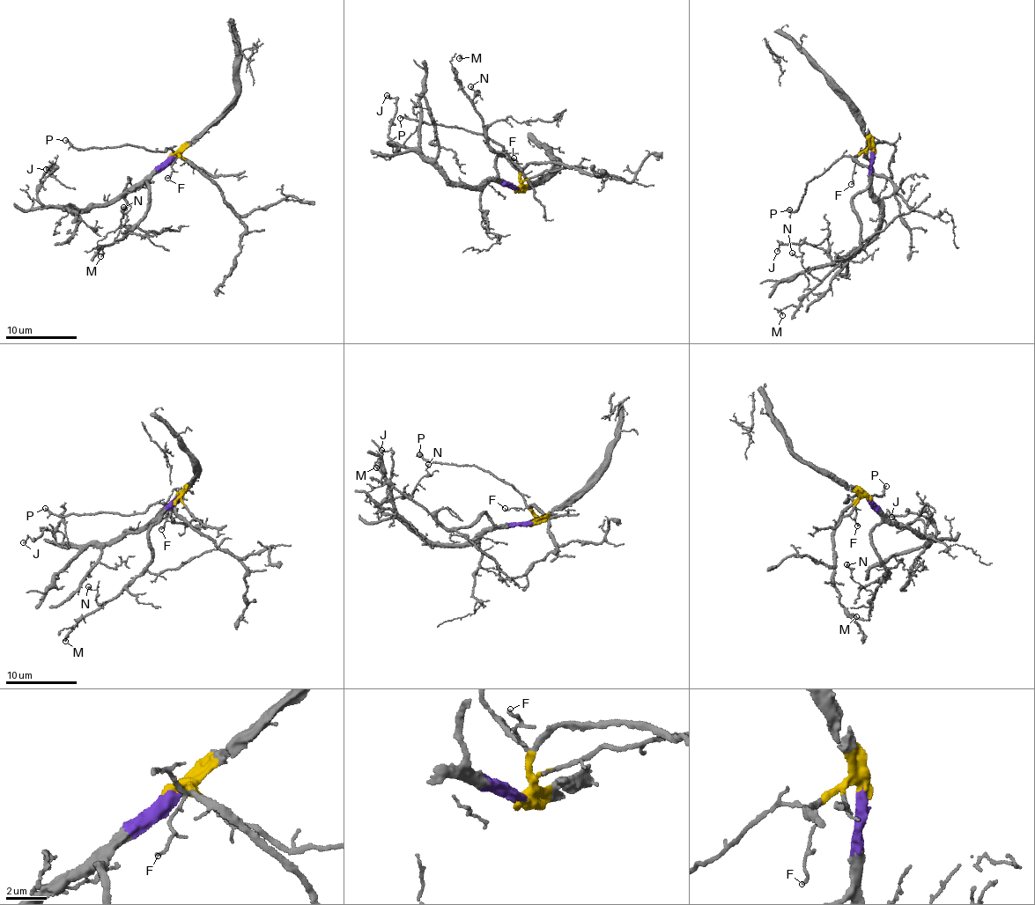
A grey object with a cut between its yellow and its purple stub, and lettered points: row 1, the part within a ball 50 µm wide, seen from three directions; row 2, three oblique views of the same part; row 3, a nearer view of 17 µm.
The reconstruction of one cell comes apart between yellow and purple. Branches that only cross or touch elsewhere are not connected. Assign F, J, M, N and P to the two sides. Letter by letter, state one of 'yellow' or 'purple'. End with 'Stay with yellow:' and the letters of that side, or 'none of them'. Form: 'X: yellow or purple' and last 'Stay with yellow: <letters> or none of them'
F: yellow
J: purple
M: purple
N: purple
P: yellow
Stay with yellow: F, P

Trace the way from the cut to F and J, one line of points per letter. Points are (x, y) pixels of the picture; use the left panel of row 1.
F: (172, 157), (176, 152), (180, 156), (172, 165), (167, 179)
J: (172, 157), (114, 199), (80, 210), (40, 203), (39, 189), (44, 174), (55, 166), (53, 164), (46, 170)

